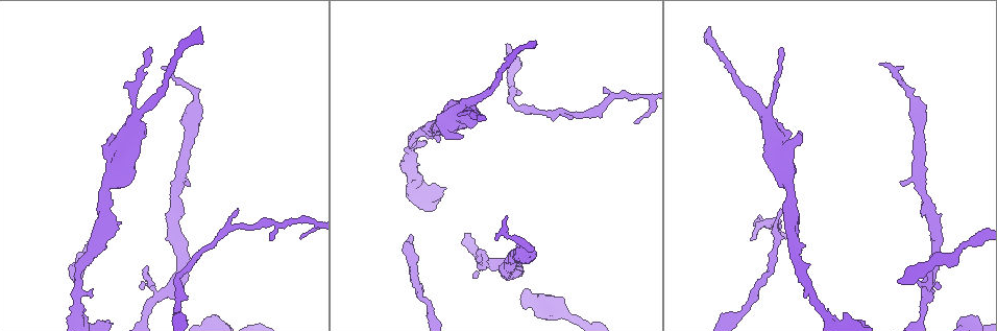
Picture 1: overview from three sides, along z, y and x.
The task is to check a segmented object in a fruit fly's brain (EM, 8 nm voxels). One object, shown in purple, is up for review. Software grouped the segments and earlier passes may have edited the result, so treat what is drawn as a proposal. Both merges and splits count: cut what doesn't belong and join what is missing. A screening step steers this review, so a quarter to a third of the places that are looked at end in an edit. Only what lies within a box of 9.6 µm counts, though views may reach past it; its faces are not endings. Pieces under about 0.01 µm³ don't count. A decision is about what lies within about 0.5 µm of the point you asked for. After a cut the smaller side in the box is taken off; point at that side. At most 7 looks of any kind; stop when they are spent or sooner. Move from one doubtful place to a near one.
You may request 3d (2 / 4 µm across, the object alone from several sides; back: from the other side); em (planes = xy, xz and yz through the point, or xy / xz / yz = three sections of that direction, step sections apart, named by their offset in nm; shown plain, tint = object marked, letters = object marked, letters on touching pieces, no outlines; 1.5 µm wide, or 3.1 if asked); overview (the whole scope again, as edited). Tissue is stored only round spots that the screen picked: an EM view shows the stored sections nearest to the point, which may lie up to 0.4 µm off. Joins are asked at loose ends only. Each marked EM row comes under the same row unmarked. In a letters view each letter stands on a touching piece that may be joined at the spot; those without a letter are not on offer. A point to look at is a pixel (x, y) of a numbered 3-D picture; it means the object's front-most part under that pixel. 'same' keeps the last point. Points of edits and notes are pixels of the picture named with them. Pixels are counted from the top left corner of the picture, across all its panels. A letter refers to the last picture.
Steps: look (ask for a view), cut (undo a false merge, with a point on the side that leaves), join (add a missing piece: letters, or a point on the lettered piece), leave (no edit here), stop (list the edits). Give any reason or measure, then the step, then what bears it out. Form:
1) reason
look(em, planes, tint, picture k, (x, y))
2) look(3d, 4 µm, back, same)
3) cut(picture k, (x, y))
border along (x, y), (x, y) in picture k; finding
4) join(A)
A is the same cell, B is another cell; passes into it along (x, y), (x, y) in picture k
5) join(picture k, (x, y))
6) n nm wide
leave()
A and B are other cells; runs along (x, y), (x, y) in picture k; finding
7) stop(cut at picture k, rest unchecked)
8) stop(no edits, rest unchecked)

thick turns thin
look(em, xz, step 8, letters, picture 1, (470, 103))

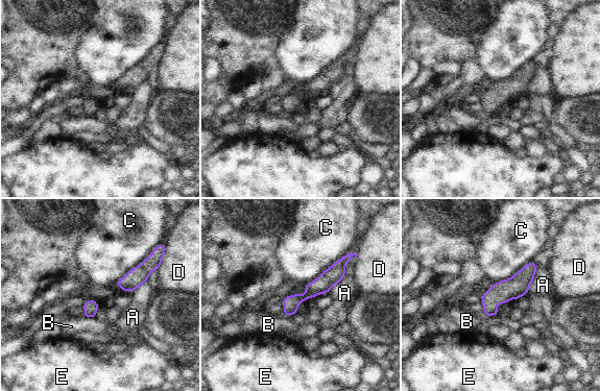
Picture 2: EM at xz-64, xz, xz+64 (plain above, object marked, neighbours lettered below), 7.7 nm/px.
leave()
A, B, C, D and E are other cells; border along (537, 265), (534, 277), (527, 292) in picture 2; all the same neuron

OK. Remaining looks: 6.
thin neck
look(3d, 4 µm, picture 1, (965, 245))

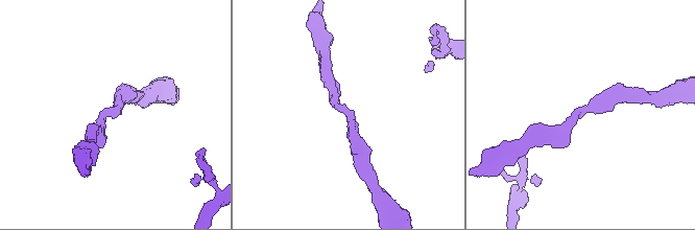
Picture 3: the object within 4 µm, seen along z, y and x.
arms of 240, 280 nm
look(em, planes, letters, picture 3, (578, 115))

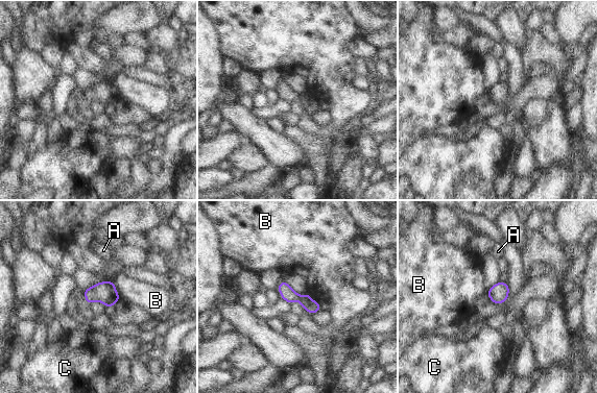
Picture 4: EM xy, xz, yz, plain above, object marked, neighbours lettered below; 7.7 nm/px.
leave()
A, B and C are other cells; one neuron here

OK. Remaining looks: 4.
side arm on a straight run
look(em, planes, tint, picture 1, (927, 297))

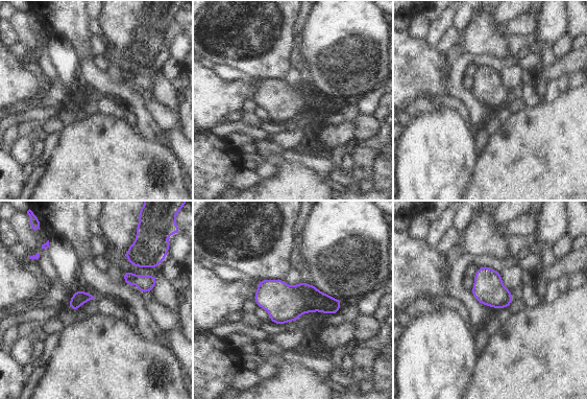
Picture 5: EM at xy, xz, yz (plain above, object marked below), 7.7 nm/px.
what lies round it
look(em, planes, letters, same)

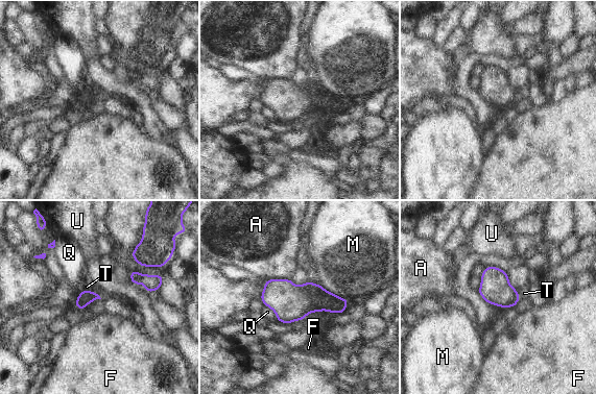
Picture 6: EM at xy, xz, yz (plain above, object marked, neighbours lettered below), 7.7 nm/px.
60 nm wide
leave()
A, F, M, Q, T and U are other cells; border along (81, 291), (93, 291), (101, 298) in picture 6; all the same neuron

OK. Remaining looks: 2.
stop(no edits, rest unchecked)

